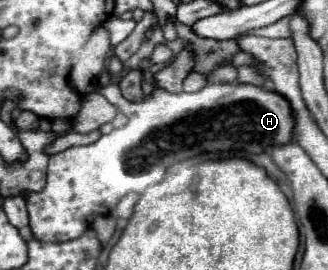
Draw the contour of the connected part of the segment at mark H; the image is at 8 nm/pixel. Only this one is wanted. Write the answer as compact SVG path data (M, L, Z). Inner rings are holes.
M110 83L110 85L106 85L106 87L100 87L98 93L102 93L110 103L122 103L122 113L128 115L128 123L126 123L124 127L120 127L120 129L114 129L114 131L108 133L108 135L102 135L102 137L100 137L96 143L92 143L92 145L70 147L70 149L60 151L60 153L56 153L56 155L50 157L50 167L48 167L50 171L48 171L46 187L44 187L40 193L28 193L28 195L26 195L26 205L28 205L28 215L30 215L30 227L32 227L32 233L34 233L34 237L36 237L38 241L62 243L62 241L78 239L78 237L90 227L90 223L94 221L92 215L108 215L108 213L114 211L114 207L118 205L118 201L120 201L124 195L128 195L128 193L142 193L142 191L146 189L146 185L150 185L150 181L146 181L148 169L152 169L156 163L160 163L160 159L162 159L164 155L168 155L168 153L176 153L178 157L192 157L192 155L198 155L198 153L202 153L202 151L230 151L230 149L234 149L234 151L244 149L244 151L248 151L248 153L262 153L262 151L266 151L266 149L270 149L270 147L274 147L274 145L282 145L282 143L292 141L294 119L292 119L288 101L286 101L282 95L274 93L274 91L264 89L264 87L256 87L256 85L230 85L230 83L220 83L220 85L206 85L204 89L200 89L200 91L196 91L196 93L184 93L184 91L182 91L182 93L168 93L168 91L164 91L164 89L154 89L150 97L144 97L142 103L130 103L130 101L126 101L126 99L122 97L122 93L120 93L120 89L118 89L116 83Z

